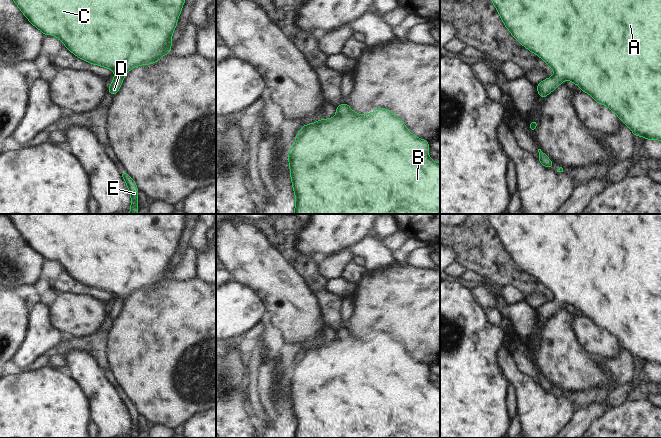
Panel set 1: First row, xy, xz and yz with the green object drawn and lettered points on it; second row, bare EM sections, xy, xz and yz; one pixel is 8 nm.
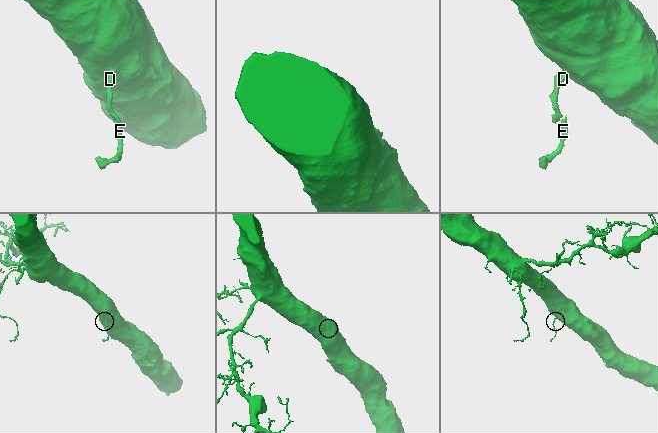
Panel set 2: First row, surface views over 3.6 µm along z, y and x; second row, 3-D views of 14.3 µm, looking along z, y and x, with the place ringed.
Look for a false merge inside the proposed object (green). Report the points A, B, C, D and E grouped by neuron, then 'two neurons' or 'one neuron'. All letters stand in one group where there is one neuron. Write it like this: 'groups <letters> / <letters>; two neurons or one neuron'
groups A B C D E; one neuron

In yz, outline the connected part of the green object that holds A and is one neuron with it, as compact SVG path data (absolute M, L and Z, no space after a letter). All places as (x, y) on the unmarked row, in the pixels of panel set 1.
M488 214L505 251L525 272L549 289L554 299L540 306L537 316L541 323L554 315L564 304L575 307L583 316L607 330L627 349L634 360L661 365L661 214Z

